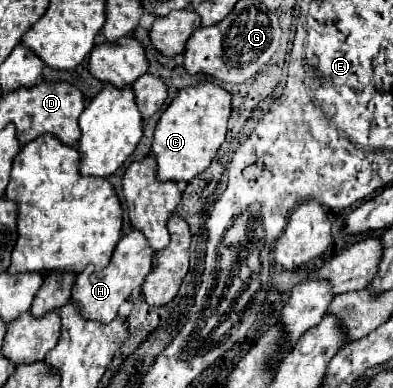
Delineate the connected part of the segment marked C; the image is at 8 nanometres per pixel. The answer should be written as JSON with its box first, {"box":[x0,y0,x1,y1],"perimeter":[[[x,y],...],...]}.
{"box":[152,81,232,181],"perimeter":[[[200,81],[184,87],[162,113],[152,141],[152,151],[158,161],[158,179],[162,181],[192,181],[216,157],[224,143],[230,119],[232,95],[212,81]]]}

